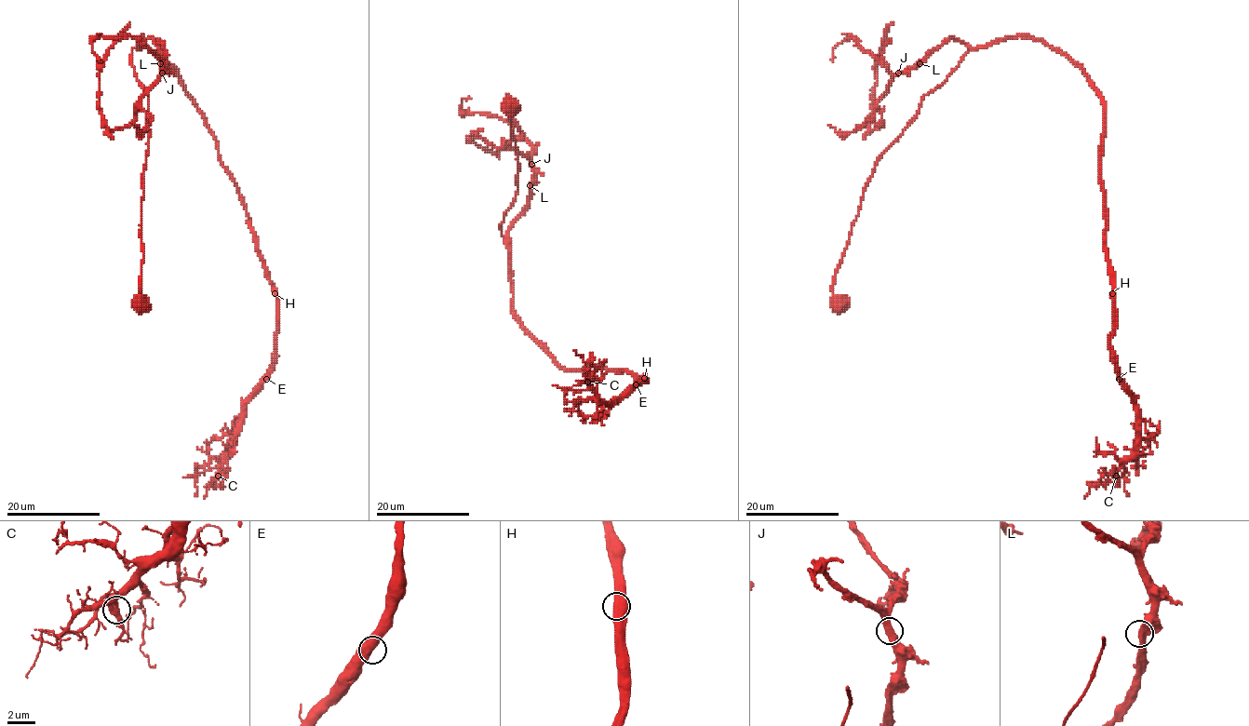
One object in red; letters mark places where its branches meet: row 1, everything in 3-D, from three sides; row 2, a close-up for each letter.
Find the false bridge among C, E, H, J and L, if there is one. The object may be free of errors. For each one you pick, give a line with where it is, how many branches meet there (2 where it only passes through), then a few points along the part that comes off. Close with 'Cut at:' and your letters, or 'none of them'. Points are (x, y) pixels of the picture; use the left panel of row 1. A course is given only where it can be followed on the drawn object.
Cut at: none of them

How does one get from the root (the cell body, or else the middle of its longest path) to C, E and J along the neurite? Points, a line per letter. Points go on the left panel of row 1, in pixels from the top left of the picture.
C: (141, 304), (148, 95), (131, 52), (143, 36), (202, 114), (275, 296), (275, 356), (218, 476)
E: (141, 304), (148, 95), (131, 52), (143, 36), (202, 114), (246, 208), (277, 304), (275, 356), (266, 379)
J: (141, 304), (148, 95), (136, 76), (131, 52), (143, 40), (151, 39), (159, 47), (162, 73)

